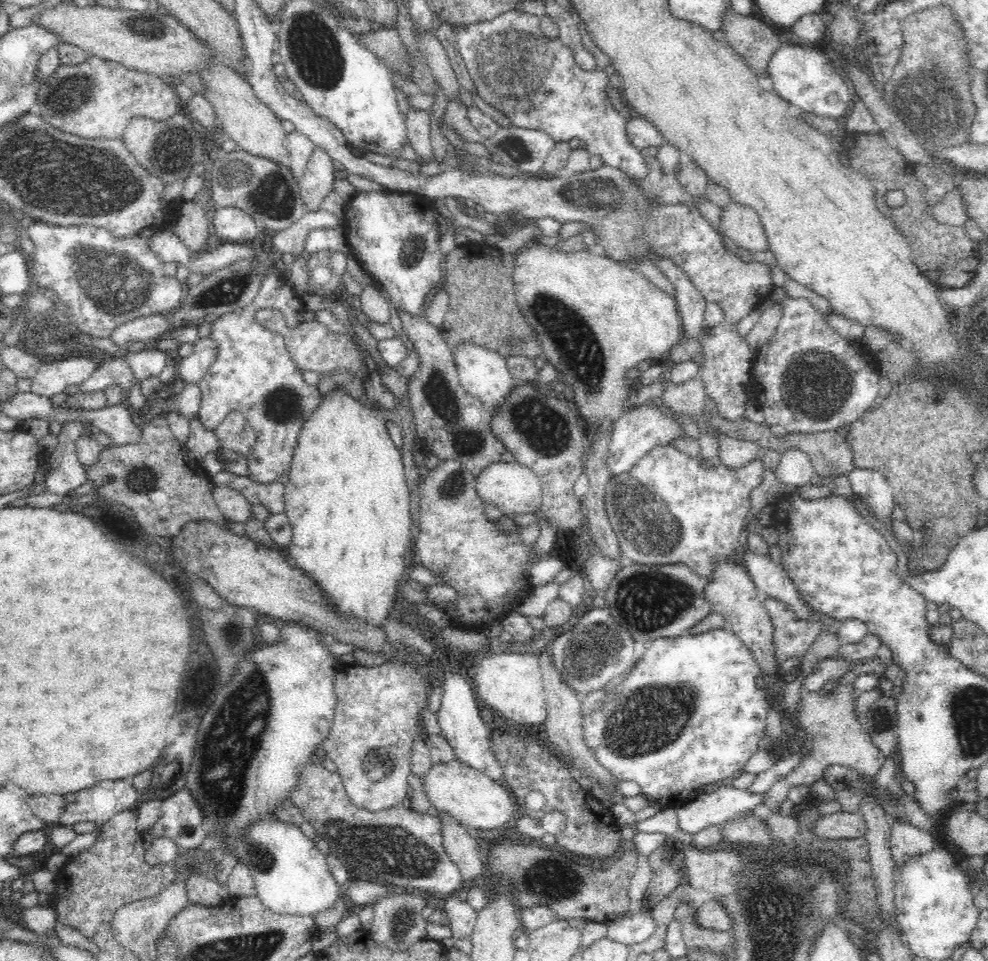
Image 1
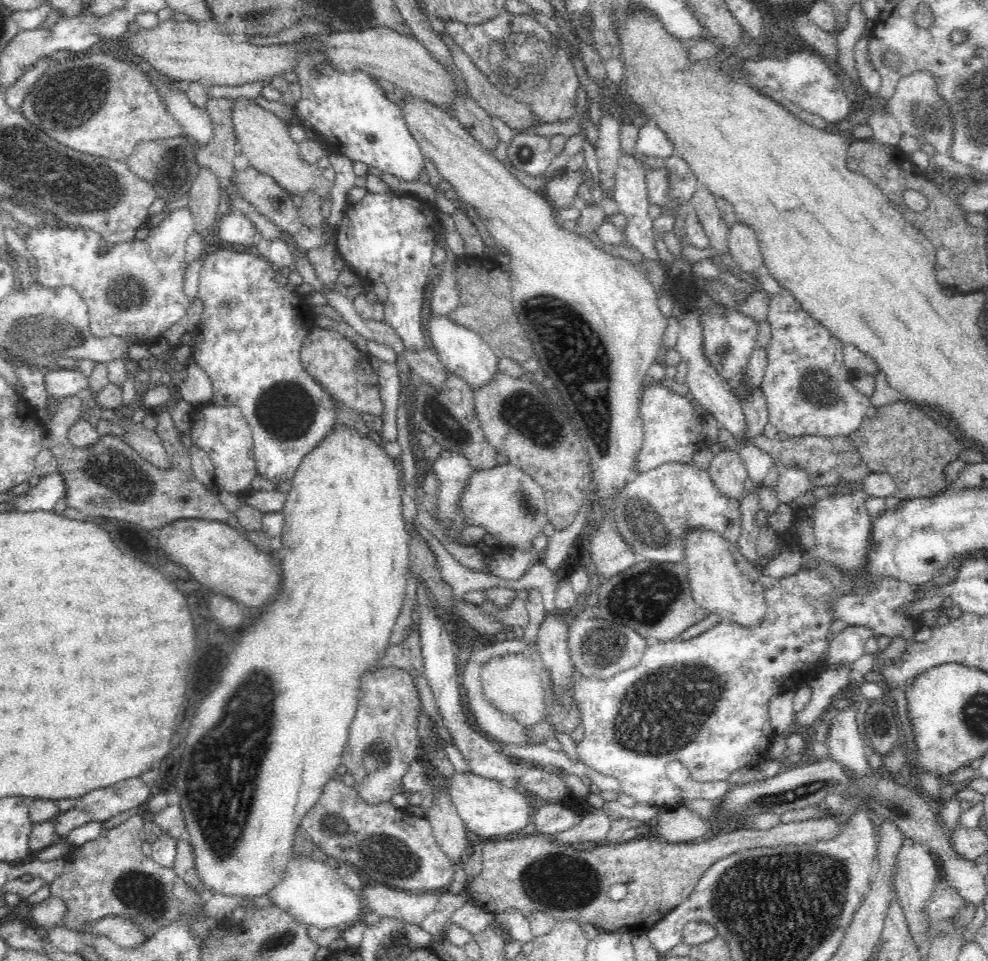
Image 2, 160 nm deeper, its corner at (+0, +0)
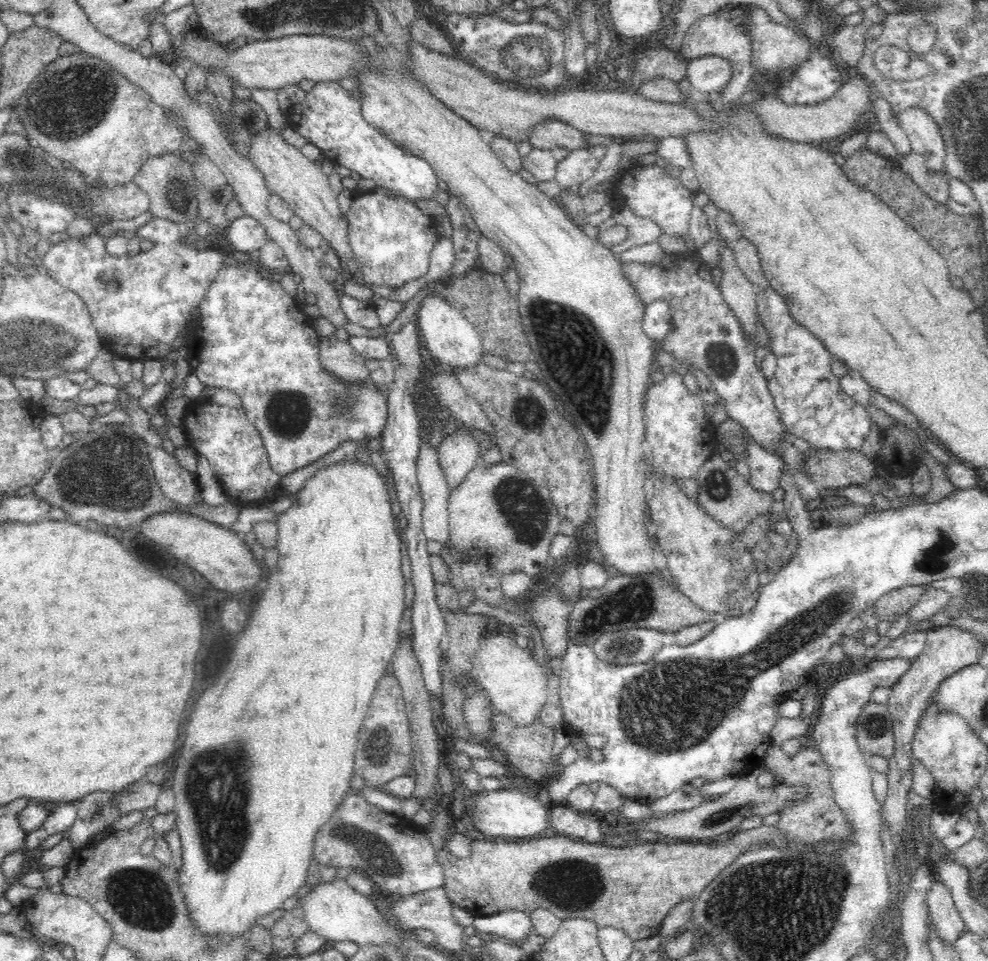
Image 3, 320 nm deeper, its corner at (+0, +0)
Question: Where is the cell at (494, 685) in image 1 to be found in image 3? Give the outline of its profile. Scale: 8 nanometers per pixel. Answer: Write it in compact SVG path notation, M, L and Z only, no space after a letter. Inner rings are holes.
M498 633L482 638L475 657L471 674L486 690L497 713L506 715L520 728L538 721L538 714L549 698L547 677L529 650L520 648L512 638Z

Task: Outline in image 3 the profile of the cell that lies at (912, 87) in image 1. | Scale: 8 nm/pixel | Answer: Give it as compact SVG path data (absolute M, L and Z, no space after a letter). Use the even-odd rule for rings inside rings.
M906 108L896 113L896 118L908 135L913 152L926 158L926 168L943 173L945 142L934 119L921 108Z

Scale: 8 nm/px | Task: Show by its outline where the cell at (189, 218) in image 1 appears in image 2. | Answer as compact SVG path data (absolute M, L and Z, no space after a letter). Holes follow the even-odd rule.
M200 167L190 186L188 210L195 221L195 233L206 237L218 221L220 208L219 179L212 169Z

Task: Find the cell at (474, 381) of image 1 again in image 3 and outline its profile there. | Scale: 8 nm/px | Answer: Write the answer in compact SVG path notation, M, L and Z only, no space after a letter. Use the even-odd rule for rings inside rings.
M428 292L420 304L418 316L416 322L420 328L420 336L426 344L425 348L428 348L431 356L436 357L440 363L450 369L466 370L466 368L474 368L474 366L478 366L478 362L482 362L485 350L482 346L480 333L444 298L434 296L433 292Z

